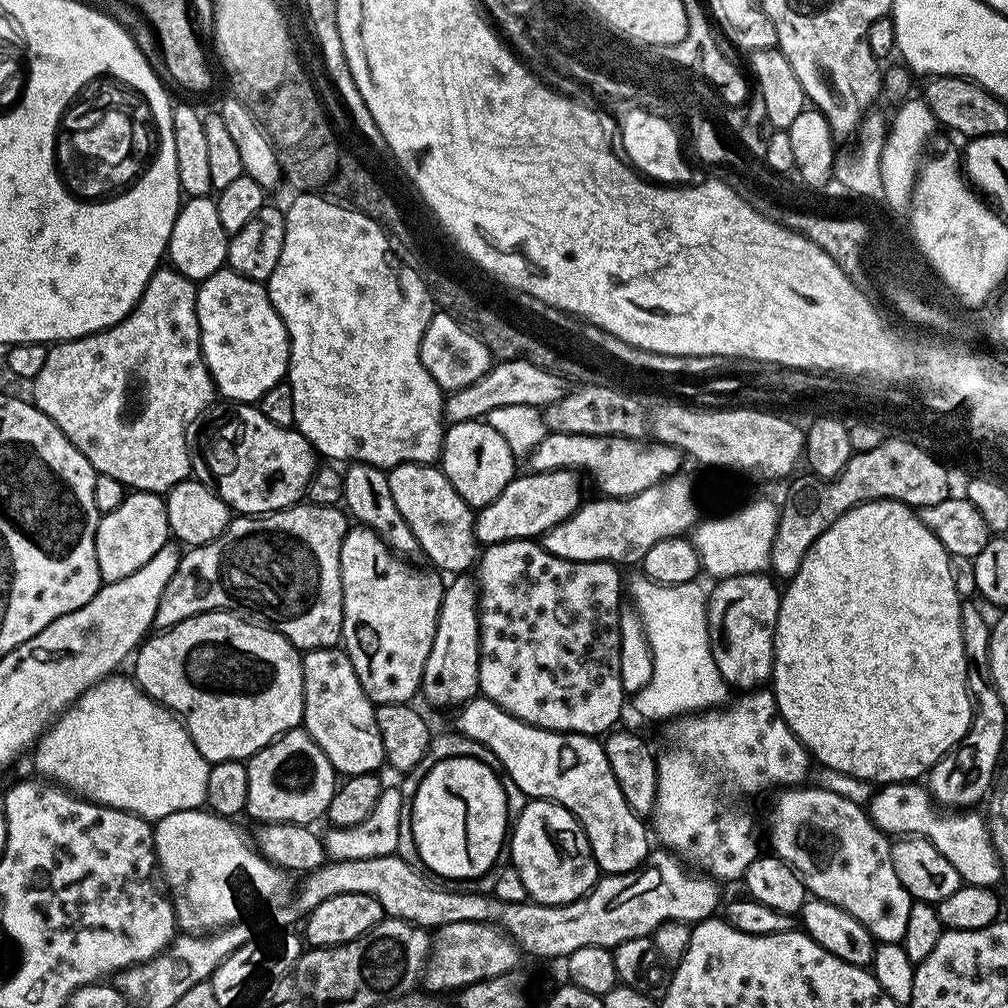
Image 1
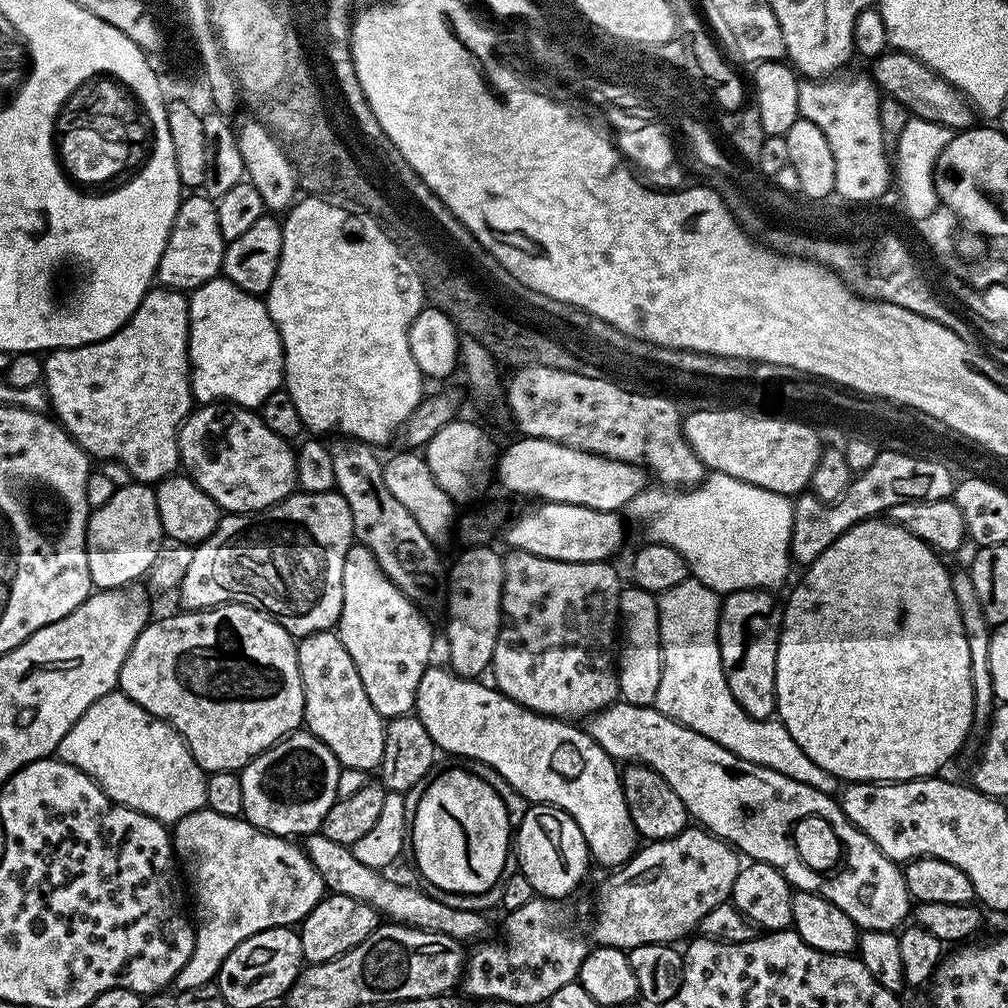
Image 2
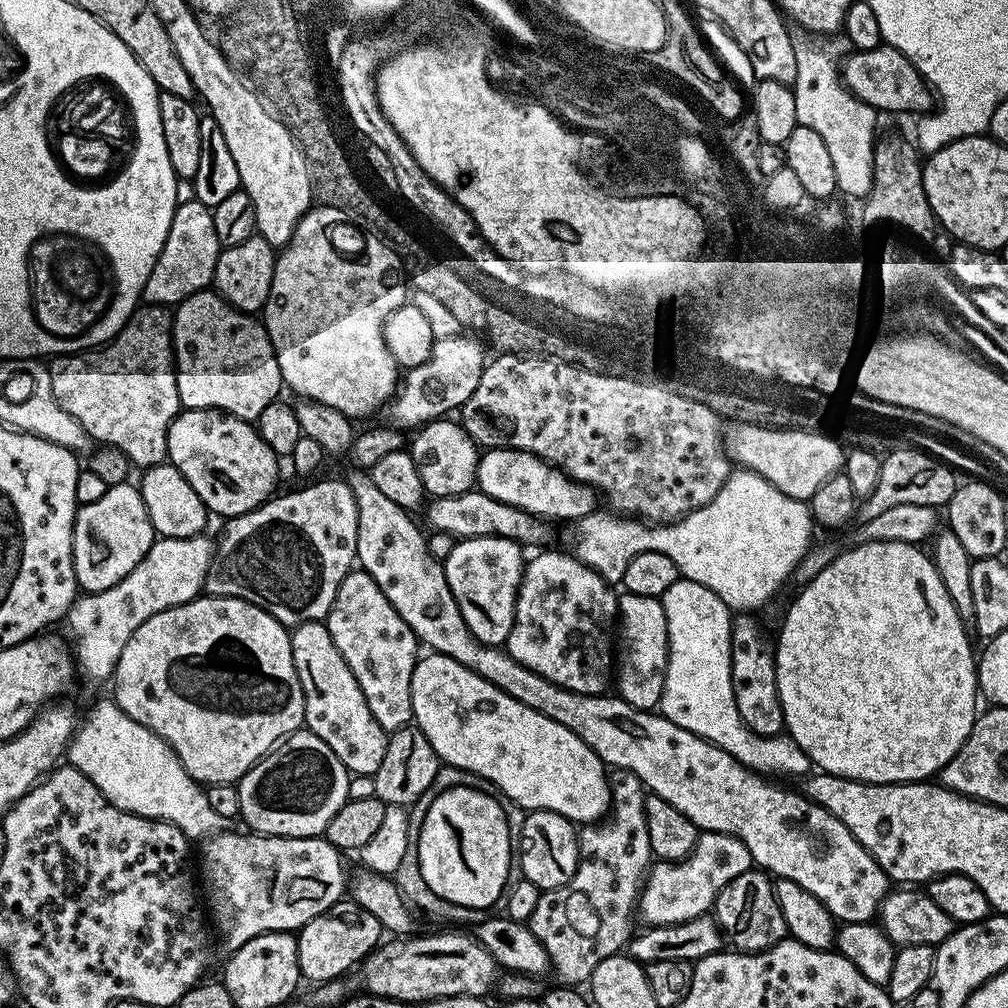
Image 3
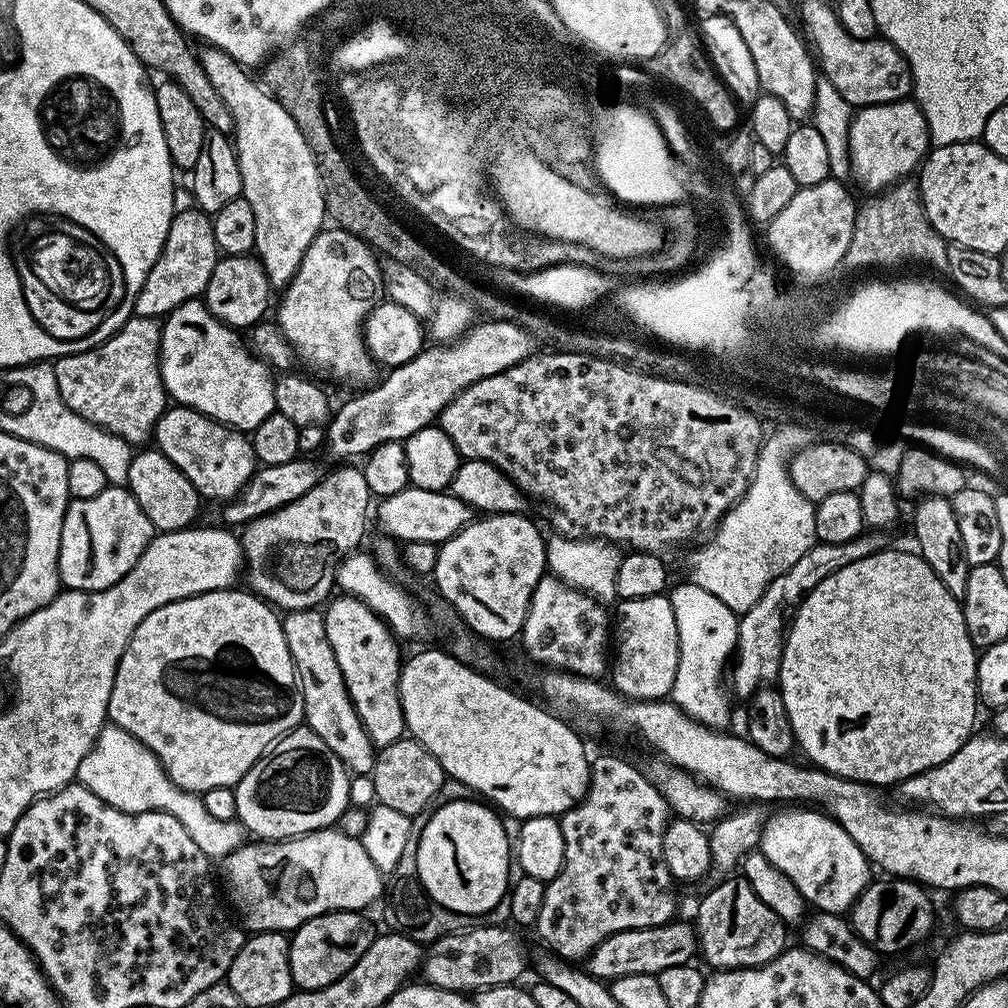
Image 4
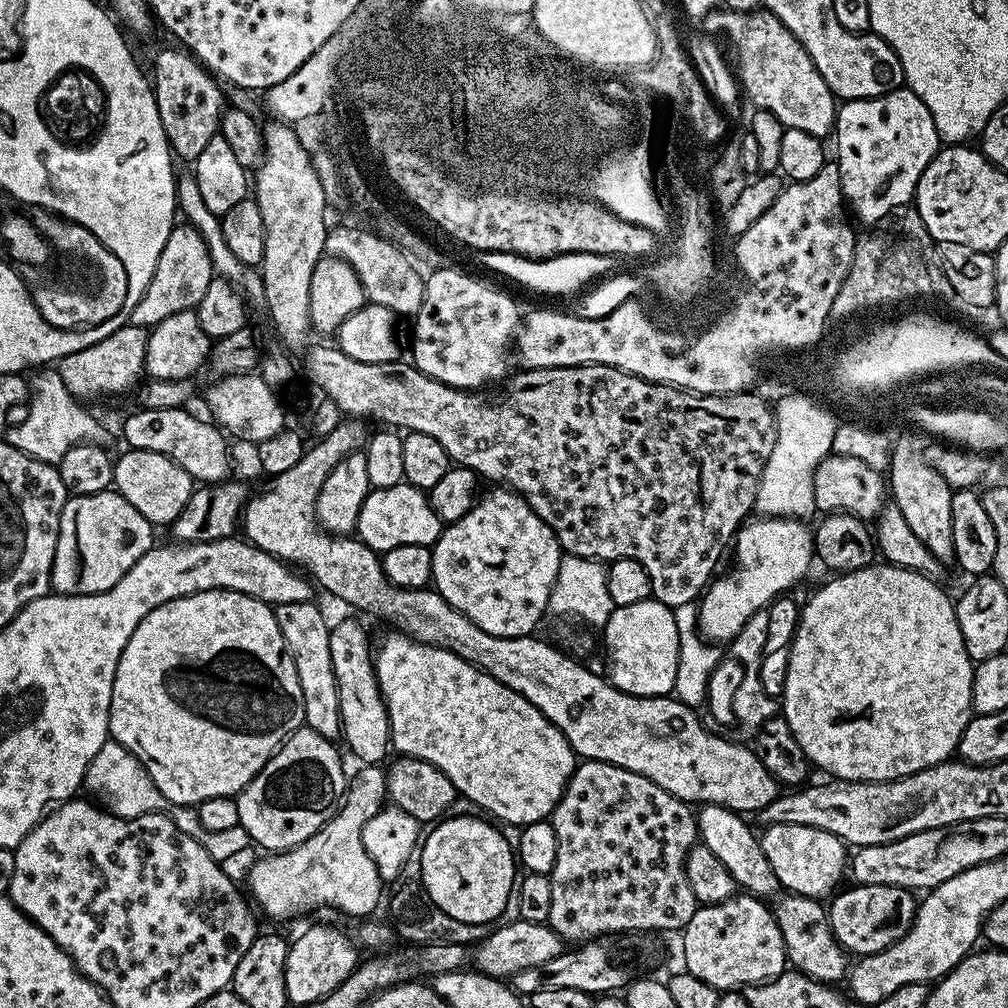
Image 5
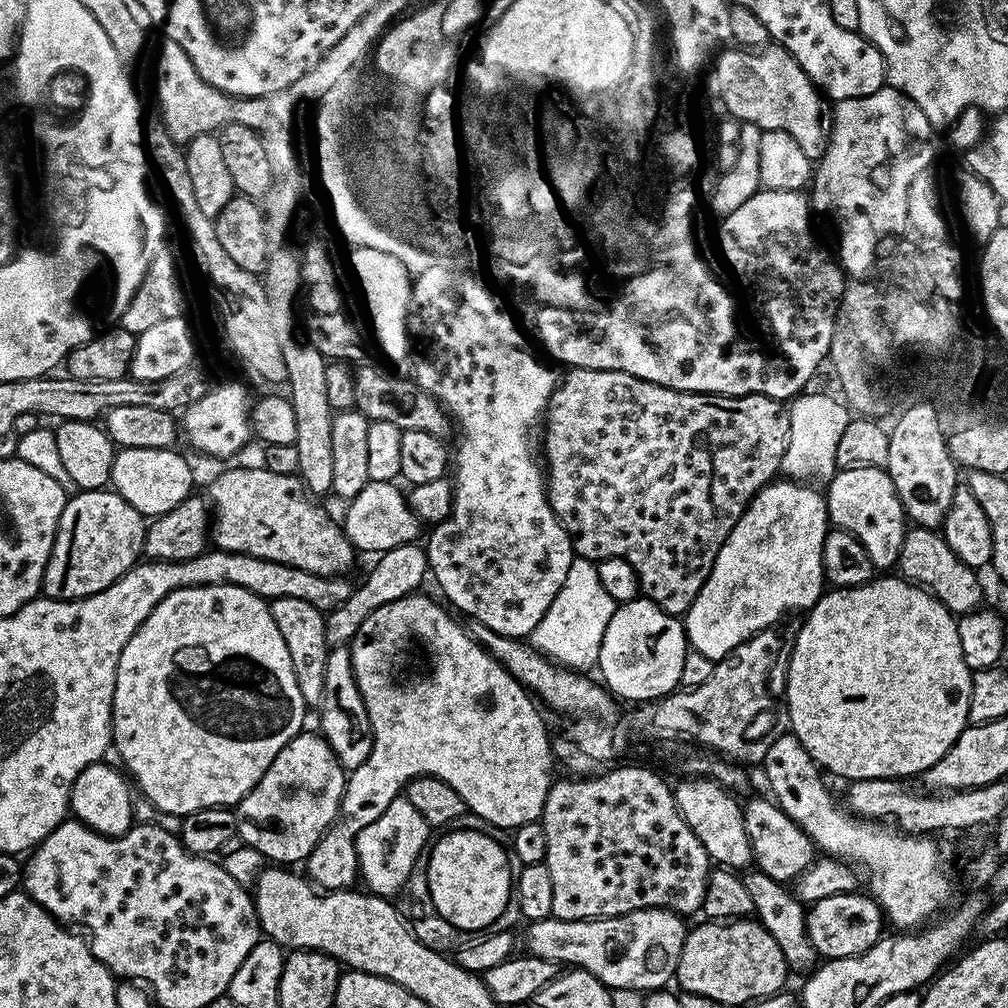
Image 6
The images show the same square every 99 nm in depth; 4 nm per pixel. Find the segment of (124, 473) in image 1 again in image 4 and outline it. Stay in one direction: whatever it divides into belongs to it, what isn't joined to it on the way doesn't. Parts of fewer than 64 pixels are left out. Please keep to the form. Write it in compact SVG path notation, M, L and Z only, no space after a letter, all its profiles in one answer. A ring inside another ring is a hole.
M135 314L123 323L103 344L85 352L55 357L52 369L54 378L58 378L58 394L62 394L62 402L74 414L118 434L130 445L144 446L153 439L156 423L170 404L160 373L162 324L155 316Z

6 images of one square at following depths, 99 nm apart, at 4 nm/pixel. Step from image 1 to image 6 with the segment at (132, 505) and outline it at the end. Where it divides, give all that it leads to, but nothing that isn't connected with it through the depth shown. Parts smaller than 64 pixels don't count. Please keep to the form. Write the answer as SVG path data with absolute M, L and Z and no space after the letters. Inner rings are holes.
M97 490L75 493L77 496L67 501L62 510L62 518L58 522L56 541L44 571L42 592L53 600L80 600L84 596L93 596L106 586L110 586L120 576L125 576L141 559L144 551L145 517L140 515L130 502L126 502L115 490Z

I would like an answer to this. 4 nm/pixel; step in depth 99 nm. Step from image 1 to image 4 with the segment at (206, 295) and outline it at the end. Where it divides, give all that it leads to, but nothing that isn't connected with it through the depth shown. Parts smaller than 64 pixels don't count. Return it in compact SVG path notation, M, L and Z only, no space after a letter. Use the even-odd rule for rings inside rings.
M197 298L187 300L182 306L175 308L173 312L168 313L163 321L160 329L160 373L162 374L162 382L165 390L168 391L169 397L177 405L192 408L196 412L200 412L203 416L208 416L212 420L217 420L220 424L226 424L229 428L235 428L245 434L250 434L258 426L262 426L262 422L266 422L266 418L270 418L270 414L276 411L274 406L274 372L267 364L258 356L252 355L252 349L242 339L241 333L230 325L224 324L218 318L214 318L214 314L210 314L210 310L204 304L203 299Z

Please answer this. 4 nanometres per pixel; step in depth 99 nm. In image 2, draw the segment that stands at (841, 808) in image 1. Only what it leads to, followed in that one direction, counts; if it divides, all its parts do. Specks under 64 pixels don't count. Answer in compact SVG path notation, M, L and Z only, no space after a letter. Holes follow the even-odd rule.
M623 702L611 704L609 708L593 712L587 717L586 731L613 760L645 764L662 774L662 778L670 782L670 790L682 798L689 817L697 825L732 845L749 861L774 866L793 889L817 892L822 898L834 902L834 906L846 914L846 918L856 923L857 929L890 932L899 929L907 916L909 919L910 897L901 865L886 858L886 854L882 854L882 850L878 850L878 846L874 846L874 842L870 842L862 830L853 826L829 793L814 790L814 786L806 786L802 782L794 782L794 778L786 778L786 774L778 770L746 762L746 758L738 758L738 754L726 750L726 746L718 746L718 742L700 732L674 722L674 718L666 718L666 714L654 706Z

